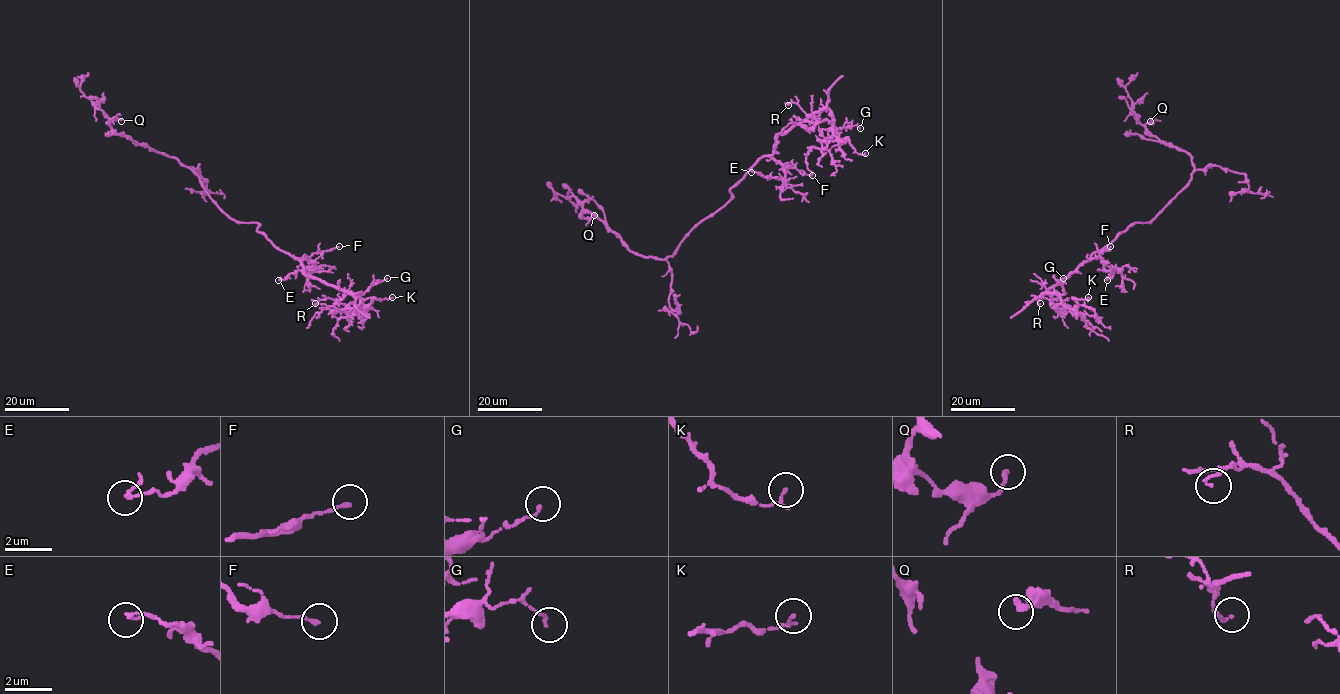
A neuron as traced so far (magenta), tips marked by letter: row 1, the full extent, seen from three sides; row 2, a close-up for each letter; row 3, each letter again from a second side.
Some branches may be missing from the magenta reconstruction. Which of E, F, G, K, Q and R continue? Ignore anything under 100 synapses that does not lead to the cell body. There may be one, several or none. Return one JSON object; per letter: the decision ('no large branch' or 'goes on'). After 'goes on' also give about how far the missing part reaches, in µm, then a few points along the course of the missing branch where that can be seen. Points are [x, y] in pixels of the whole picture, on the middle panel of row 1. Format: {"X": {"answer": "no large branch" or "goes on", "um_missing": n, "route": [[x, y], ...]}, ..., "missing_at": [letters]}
{"E": {"answer": "no large branch"}, "F": {"answer": "no large branch"}, "G": {"answer": "no large branch"}, "K": {"answer": "no large branch"}, "Q": {"answer": "no large branch"}, "R": {"answer": "no large branch"}, "missing_at": []}

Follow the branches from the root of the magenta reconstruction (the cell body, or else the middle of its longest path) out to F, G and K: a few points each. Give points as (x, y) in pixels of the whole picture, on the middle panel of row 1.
F: (719, 210), (731, 198), (730, 189), (765, 156), (812, 175)
G: (719, 210), (731, 198), (730, 189), (772, 153), (775, 137), (812, 115), (828, 109), (837, 128), (860, 128)
K: (719, 210), (731, 198), (730, 189), (772, 153), (779, 134), (825, 109), (834, 135), (865, 153)

